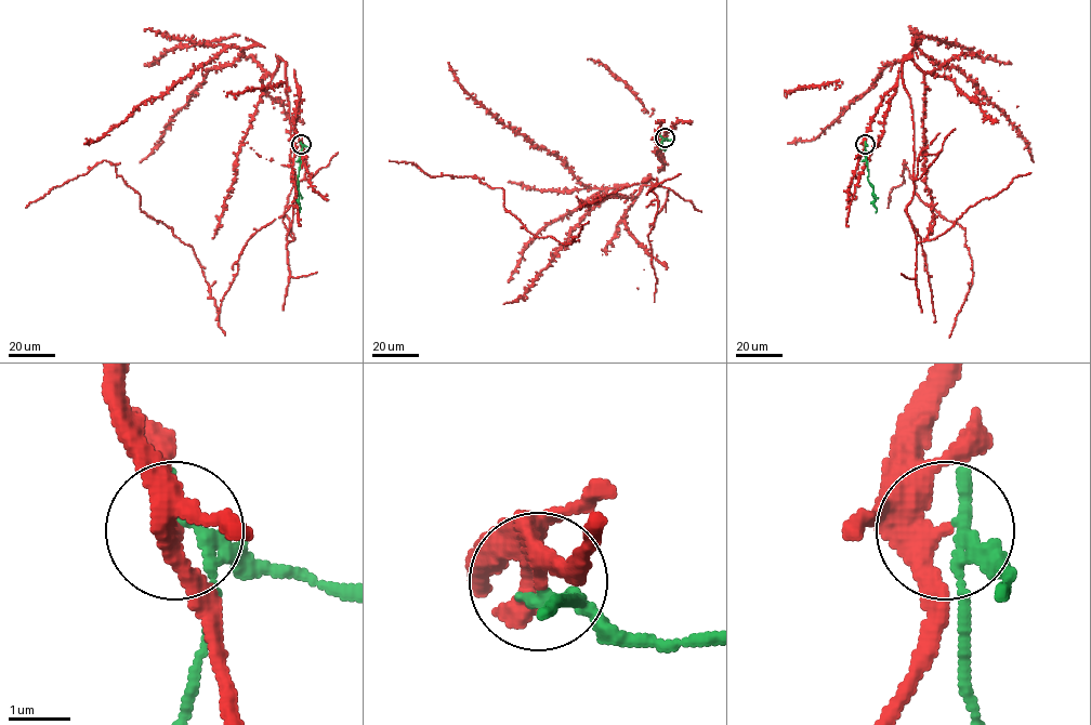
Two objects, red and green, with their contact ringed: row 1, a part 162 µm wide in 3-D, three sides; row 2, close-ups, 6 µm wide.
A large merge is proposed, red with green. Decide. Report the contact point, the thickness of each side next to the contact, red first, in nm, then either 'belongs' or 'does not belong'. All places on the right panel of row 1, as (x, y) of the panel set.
(865, 144) | 280/180 nm | does not belong

